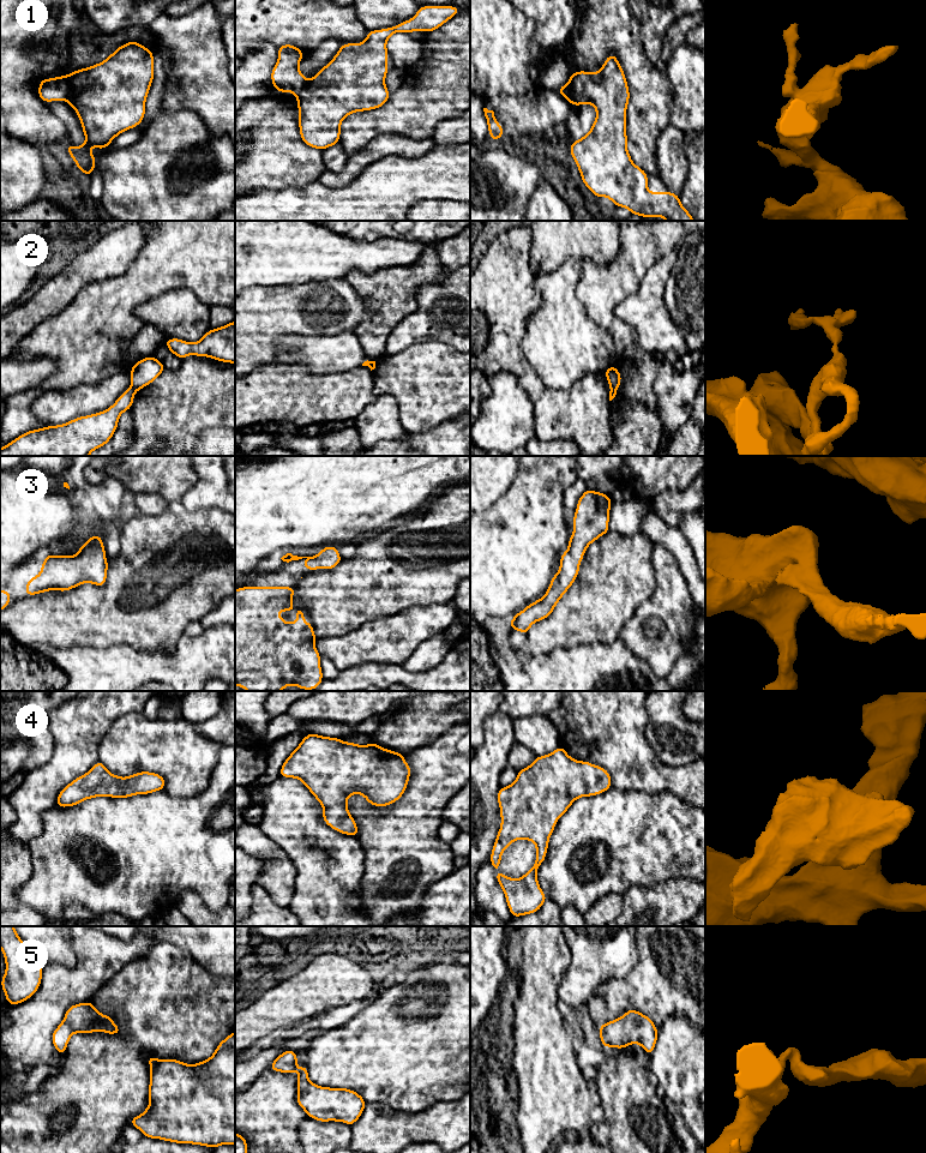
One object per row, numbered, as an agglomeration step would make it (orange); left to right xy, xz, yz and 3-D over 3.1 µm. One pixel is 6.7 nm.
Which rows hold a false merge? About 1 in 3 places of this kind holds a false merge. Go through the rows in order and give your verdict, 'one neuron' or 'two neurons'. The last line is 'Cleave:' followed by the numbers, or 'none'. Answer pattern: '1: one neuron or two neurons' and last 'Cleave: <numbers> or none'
1: two neurons
2: two neurons
3: one neuron
4: one neuron
5: one neuron
Cleave: 1, 2

